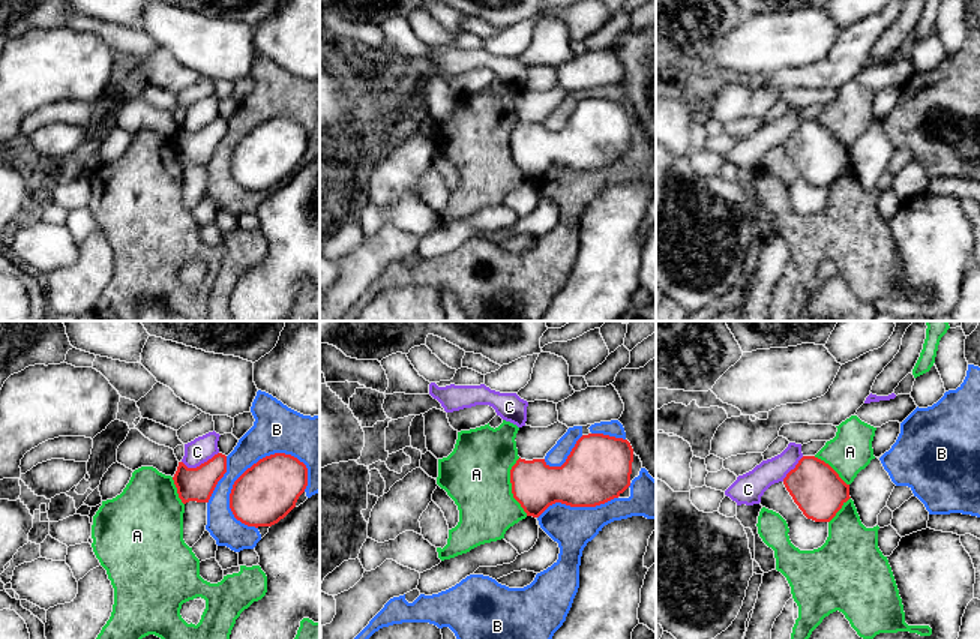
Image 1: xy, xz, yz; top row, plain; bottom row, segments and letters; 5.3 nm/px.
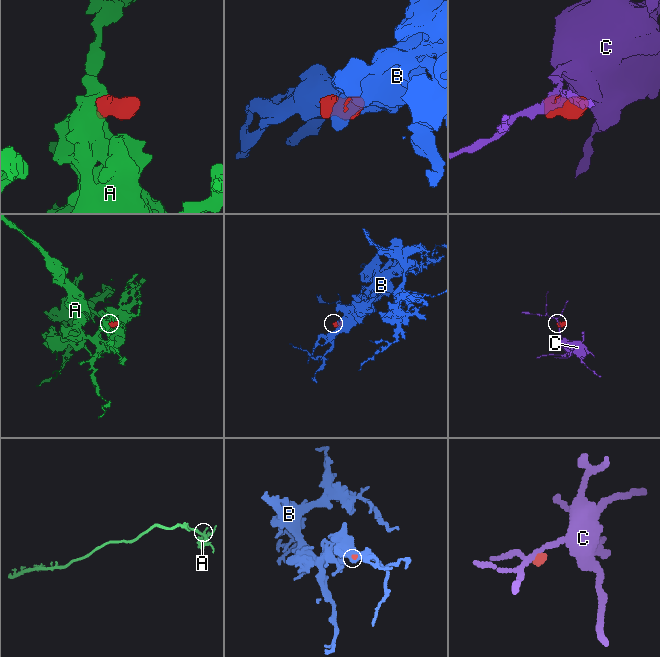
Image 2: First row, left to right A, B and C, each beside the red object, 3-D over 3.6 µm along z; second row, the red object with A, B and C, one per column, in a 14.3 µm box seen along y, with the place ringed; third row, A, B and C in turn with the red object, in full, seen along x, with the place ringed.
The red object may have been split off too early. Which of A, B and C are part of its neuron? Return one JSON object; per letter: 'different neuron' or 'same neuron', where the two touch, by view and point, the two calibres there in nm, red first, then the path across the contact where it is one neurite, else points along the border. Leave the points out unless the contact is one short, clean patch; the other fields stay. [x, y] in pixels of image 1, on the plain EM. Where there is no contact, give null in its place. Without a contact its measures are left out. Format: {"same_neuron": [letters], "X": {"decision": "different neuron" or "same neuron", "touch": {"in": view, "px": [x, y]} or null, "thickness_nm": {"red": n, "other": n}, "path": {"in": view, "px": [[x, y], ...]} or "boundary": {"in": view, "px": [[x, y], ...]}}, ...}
{"same_neuron": [], "A": {"decision": "different neuron", "touch": {"in": "xz", "px": [512, 150]}, "thickness_nm": {"red": 260, "other": 360}}, "B": {"decision": "different neuron", "touch": {"in": "xy", "px": [240, 140]}, "thickness_nm": {"red": 320, "other": 190}}, "C": {"decision": "different neuron", "touch": {"in": "xy", "px": [201, 128]}, "thickness_nm": {"red": 180, "other": 140}, "boundary": {"in": "xy", "px": [[218, 116], [195, 131], [186, 131], [182, 126]]}}}

